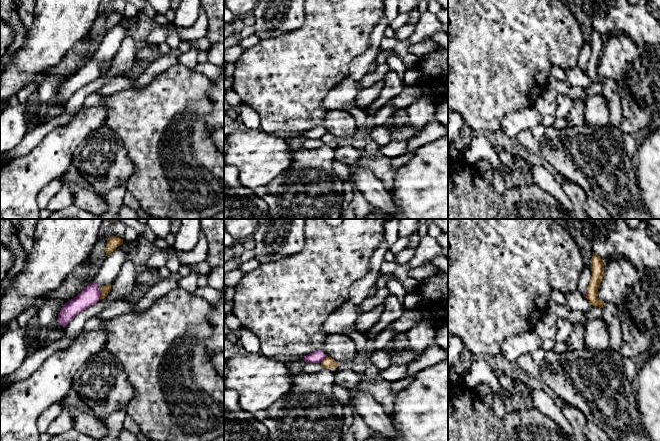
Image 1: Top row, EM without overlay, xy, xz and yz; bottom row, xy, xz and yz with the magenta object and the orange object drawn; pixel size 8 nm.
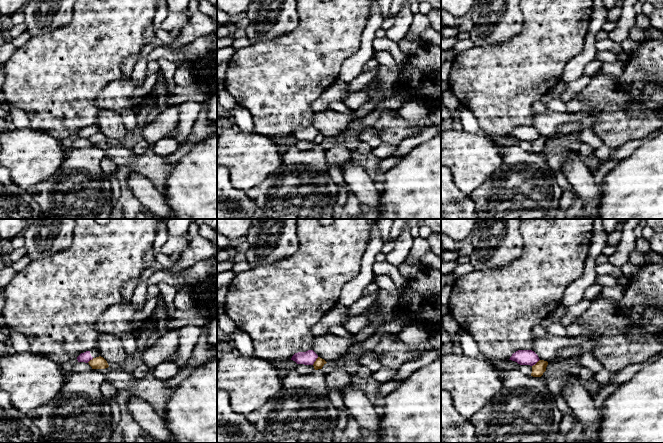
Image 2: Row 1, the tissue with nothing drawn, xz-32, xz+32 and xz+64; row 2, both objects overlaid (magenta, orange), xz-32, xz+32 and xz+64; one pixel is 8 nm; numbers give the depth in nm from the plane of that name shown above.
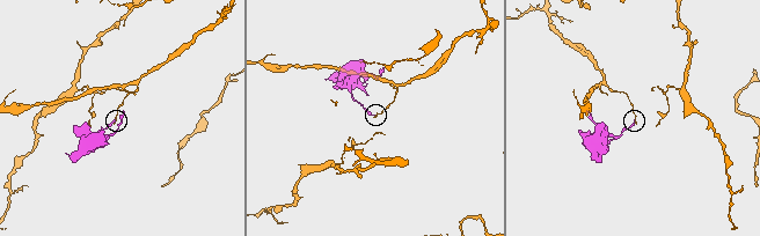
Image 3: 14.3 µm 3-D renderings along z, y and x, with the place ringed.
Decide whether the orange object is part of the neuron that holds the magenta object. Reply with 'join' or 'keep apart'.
keep apart

